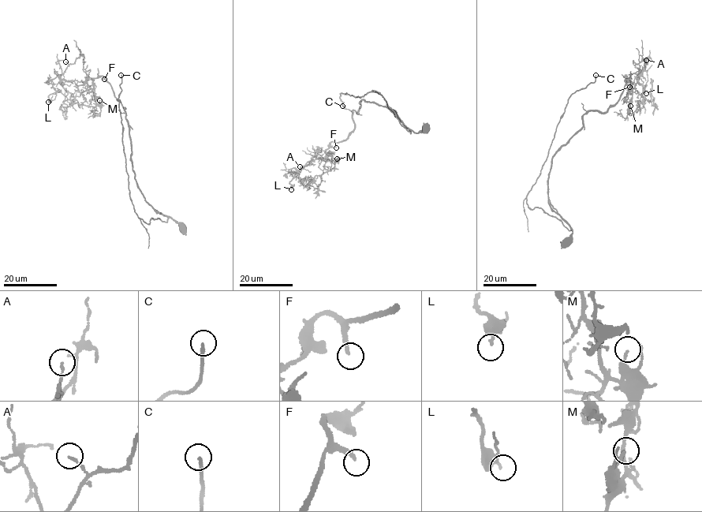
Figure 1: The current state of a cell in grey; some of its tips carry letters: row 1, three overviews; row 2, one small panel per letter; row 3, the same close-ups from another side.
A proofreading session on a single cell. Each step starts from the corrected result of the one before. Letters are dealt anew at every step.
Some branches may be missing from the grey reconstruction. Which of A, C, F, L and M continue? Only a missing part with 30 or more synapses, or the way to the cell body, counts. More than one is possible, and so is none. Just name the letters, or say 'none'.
C, F

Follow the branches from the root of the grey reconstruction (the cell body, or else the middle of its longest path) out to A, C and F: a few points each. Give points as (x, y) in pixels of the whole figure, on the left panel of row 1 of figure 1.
A: (147, 203), (134, 177), (125, 107), (102, 76), (87, 78), (77, 86), (73, 80), (64, 79), (65, 61)
C: (147, 203), (167, 217), (167, 221), (151, 218), (146, 223), (137, 216), (130, 198), (117, 99), (121, 75)
F: (147, 203), (134, 177), (125, 108), (114, 96), (111, 86), (104, 79)

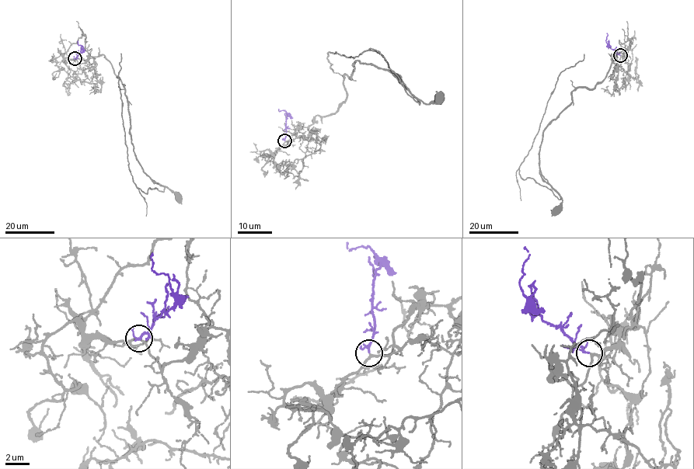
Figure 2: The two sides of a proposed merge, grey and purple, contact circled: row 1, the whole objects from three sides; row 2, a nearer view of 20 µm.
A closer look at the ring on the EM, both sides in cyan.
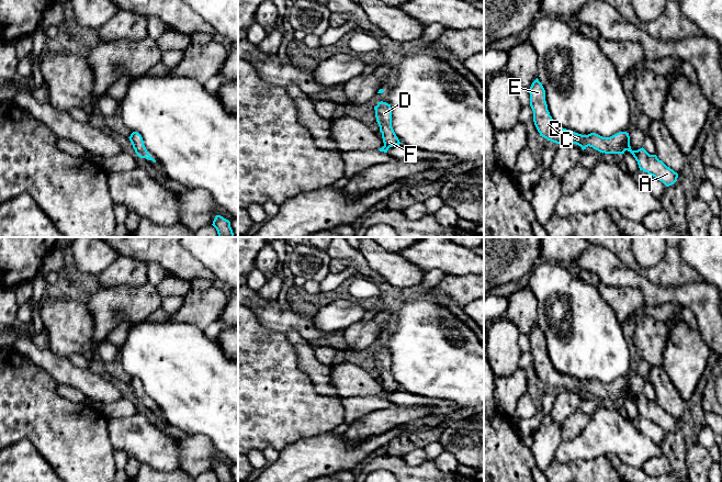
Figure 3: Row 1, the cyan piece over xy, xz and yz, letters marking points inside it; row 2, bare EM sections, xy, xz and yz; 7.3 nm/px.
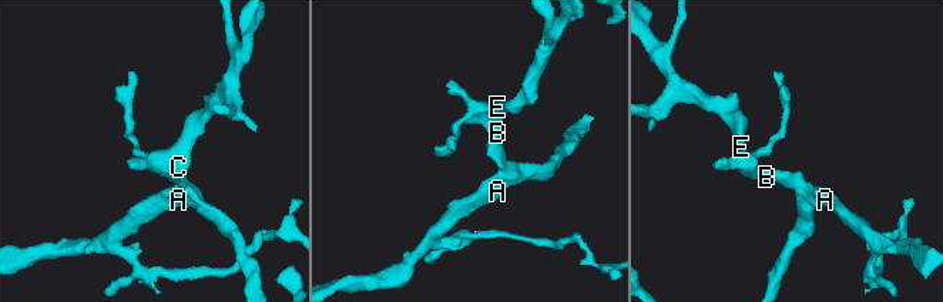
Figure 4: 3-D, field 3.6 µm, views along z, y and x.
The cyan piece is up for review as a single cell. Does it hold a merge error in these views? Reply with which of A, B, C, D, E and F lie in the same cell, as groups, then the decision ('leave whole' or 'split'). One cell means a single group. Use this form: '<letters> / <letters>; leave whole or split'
A B C D E F; leave whole

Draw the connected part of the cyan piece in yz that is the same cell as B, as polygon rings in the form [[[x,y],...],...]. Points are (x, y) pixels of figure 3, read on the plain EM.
[[[537,324],[530,335],[530,352],[533,357],[533,368],[540,382],[556,390],[576,390],[586,395],[588,392],[605,400],[624,400],[630,397],[638,407],[640,416],[647,418],[662,427],[666,433],[677,427],[678,419],[667,413],[656,401],[650,401],[643,393],[632,396],[630,382],[627,378],[619,378],[610,383],[602,383],[596,379],[582,381],[559,372],[550,361],[545,347],[545,336]]]

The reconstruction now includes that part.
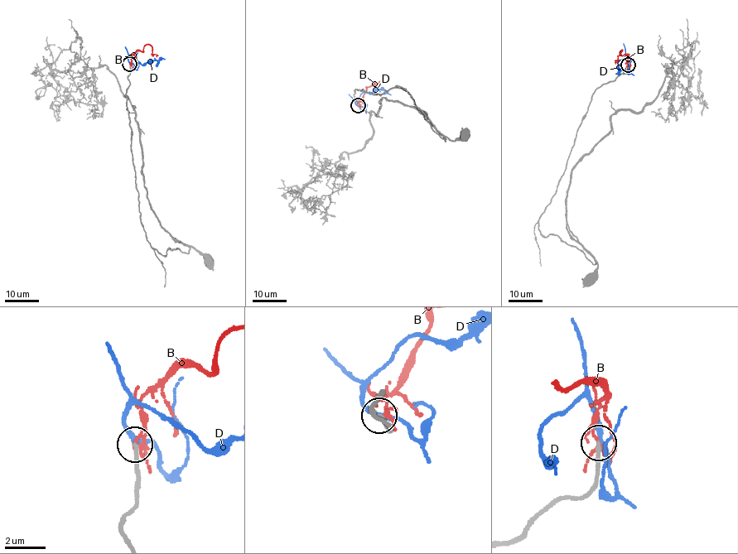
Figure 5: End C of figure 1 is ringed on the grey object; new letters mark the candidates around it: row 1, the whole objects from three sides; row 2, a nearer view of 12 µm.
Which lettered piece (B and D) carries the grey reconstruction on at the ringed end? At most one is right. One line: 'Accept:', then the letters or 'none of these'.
Accept: D

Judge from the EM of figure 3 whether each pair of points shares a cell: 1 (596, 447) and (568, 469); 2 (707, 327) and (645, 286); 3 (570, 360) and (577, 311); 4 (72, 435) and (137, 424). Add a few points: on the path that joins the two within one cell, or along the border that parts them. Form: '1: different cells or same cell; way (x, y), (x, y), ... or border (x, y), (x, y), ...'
1: different cells; border (604, 455), (567, 462), (555, 460)
2: same cell; way (699, 310), (685, 295), (663, 294)
3: same cell; way (577, 348), (577, 323)
4: different cells; border (108, 419), (108, 437), (114, 450)

